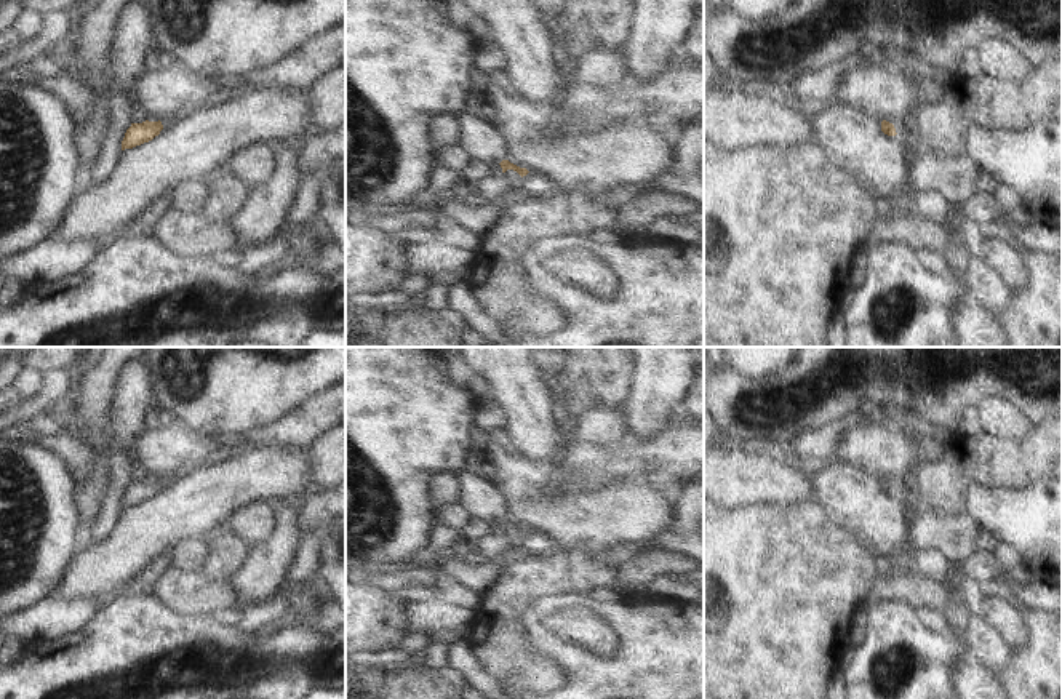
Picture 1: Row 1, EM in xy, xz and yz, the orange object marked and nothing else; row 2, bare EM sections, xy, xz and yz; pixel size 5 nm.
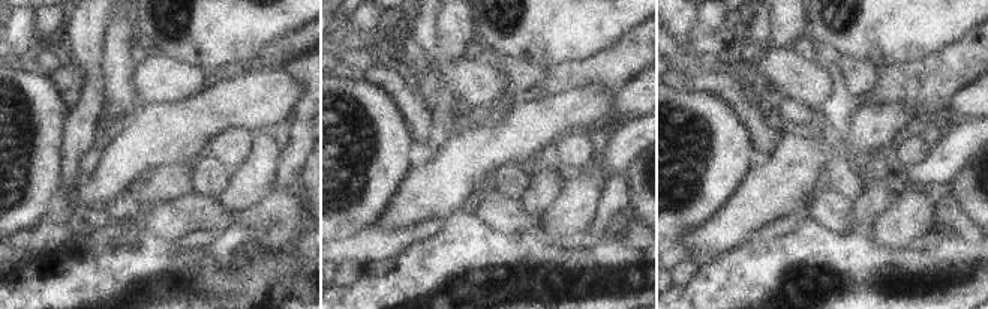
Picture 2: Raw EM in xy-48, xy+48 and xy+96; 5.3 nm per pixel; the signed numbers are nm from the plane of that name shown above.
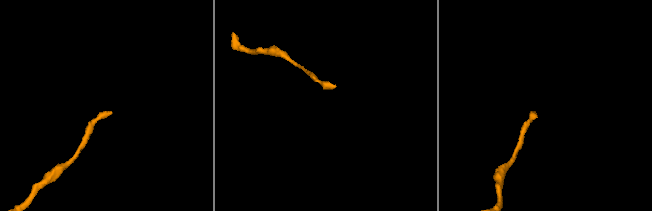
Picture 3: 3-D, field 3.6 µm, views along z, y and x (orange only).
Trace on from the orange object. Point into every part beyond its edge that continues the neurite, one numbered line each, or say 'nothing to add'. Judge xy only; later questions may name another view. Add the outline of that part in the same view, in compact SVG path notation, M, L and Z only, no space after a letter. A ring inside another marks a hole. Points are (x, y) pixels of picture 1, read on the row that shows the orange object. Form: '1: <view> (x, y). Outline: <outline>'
nothing to add

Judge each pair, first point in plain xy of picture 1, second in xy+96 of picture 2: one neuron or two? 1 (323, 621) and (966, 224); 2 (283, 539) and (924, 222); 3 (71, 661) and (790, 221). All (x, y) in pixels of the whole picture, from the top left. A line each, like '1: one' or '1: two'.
1: one
2: one
3: two

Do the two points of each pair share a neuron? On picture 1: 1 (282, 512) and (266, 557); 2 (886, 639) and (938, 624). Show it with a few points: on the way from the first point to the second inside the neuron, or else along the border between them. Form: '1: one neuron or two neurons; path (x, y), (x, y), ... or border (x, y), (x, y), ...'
1: one neuron; path (282, 523), (282, 541), (277, 546)
2: two neurons; border (917, 613), (925, 626), (950, 634), (962, 645)

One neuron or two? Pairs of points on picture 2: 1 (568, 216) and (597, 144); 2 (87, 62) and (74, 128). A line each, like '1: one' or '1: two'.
1: one
2: one

